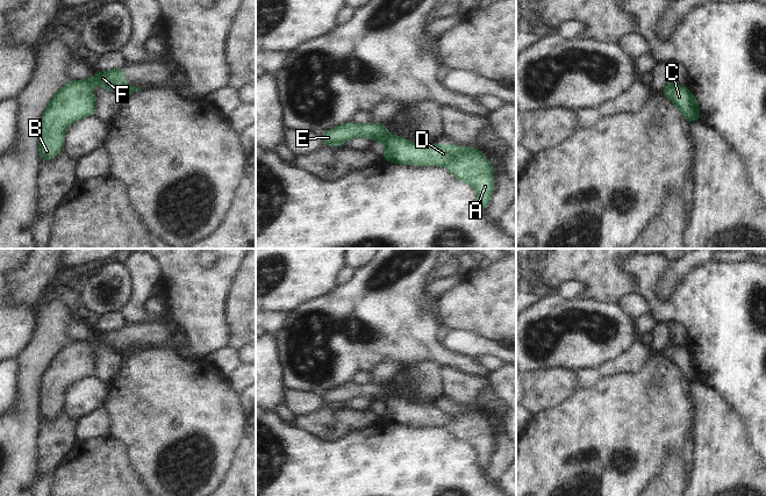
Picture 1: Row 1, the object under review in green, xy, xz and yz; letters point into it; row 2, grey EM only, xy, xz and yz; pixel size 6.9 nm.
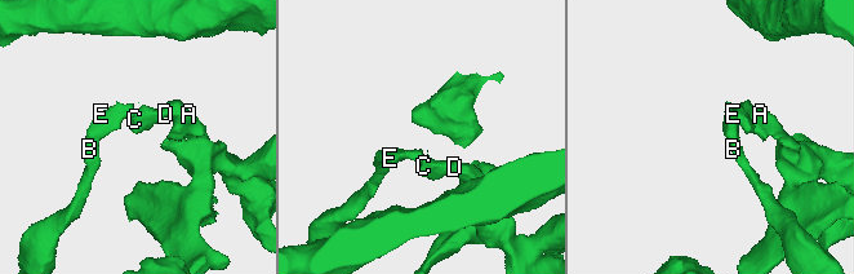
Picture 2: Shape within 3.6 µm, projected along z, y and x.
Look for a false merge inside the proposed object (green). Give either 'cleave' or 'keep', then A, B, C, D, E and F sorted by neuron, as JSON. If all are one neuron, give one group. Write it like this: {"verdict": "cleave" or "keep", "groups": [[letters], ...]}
{"verdict": "cleave", "groups": [["A", "C", "D"], ["B", "E", "F"]]}

